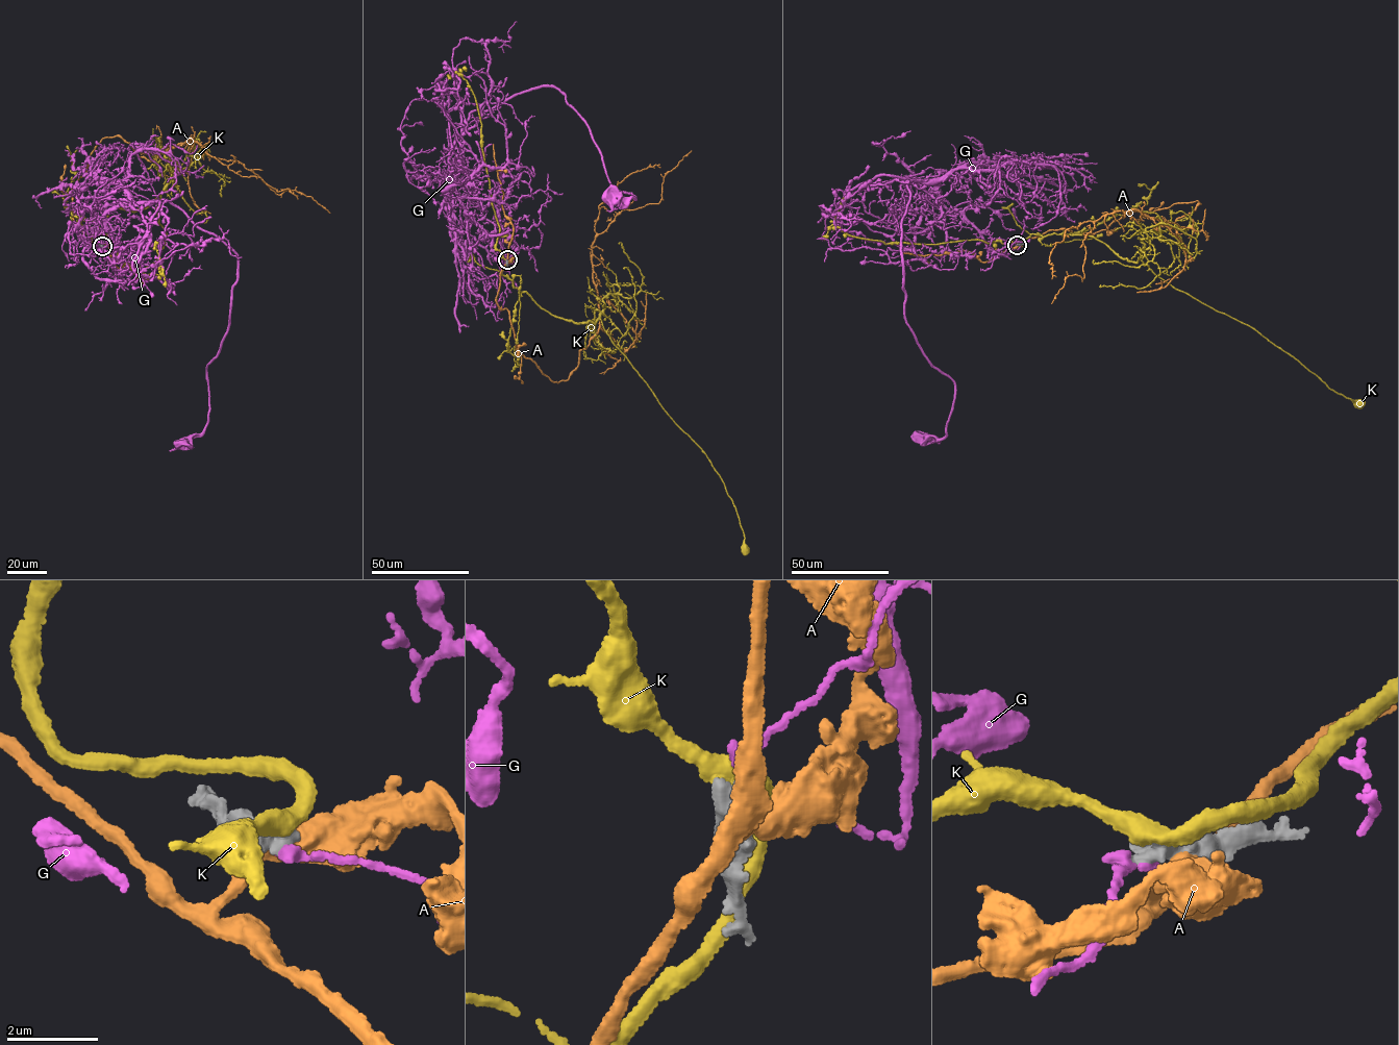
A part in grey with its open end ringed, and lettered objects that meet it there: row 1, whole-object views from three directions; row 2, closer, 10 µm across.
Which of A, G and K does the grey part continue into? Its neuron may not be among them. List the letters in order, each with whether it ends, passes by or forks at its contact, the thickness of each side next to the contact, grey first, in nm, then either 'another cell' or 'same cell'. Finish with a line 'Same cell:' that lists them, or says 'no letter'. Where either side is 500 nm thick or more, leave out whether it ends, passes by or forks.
A: 800/440 nm | another cell
G: 550/240 nm | another cell
K: 600/440 nm | another cell
Same cell: no letter

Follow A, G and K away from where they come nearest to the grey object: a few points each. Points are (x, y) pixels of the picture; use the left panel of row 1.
A: (101, 246), (73, 229), (70, 194), (98, 144), (117, 135), (150, 159), (190, 139), (329, 213)
G: (102, 246), (117, 256), (96, 238), (107, 212), (163, 199), (238, 258), (208, 422), (170, 450)
K: (102, 245), (93, 232), (114, 207), (138, 210), (159, 196), (154, 209), (165, 243), (138, 271)

